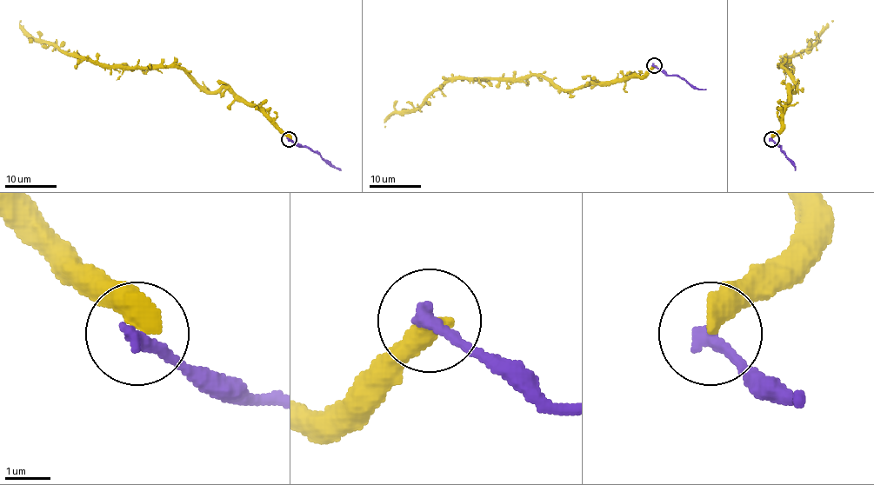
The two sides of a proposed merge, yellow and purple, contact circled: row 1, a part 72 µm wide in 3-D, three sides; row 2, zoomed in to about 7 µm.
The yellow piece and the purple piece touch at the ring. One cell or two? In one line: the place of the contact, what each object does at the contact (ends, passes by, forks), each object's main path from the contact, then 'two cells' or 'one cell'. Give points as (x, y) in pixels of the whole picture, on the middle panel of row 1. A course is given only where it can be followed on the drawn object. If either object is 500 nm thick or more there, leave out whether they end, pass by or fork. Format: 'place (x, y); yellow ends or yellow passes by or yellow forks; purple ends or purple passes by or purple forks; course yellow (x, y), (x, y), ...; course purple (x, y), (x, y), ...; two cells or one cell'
place (654, 65); yellow ends; purple ends; course yellow (653, 65), (642, 76), (570, 89), (536, 76), (448, 80), (419, 106), (391, 114), (385, 127); course purple (653, 65), (697, 89), (705, 89); two cells

